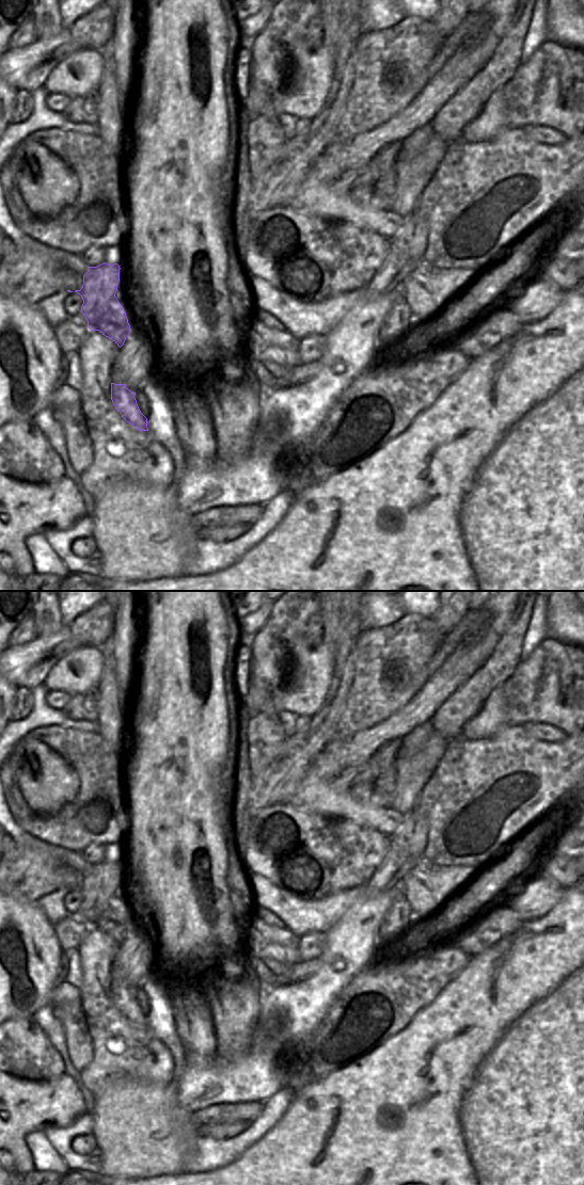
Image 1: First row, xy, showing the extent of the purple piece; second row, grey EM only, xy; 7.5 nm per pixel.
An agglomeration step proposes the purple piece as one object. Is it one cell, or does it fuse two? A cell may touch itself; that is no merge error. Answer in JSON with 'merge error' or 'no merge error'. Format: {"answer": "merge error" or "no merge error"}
{"answer": "merge error"}

